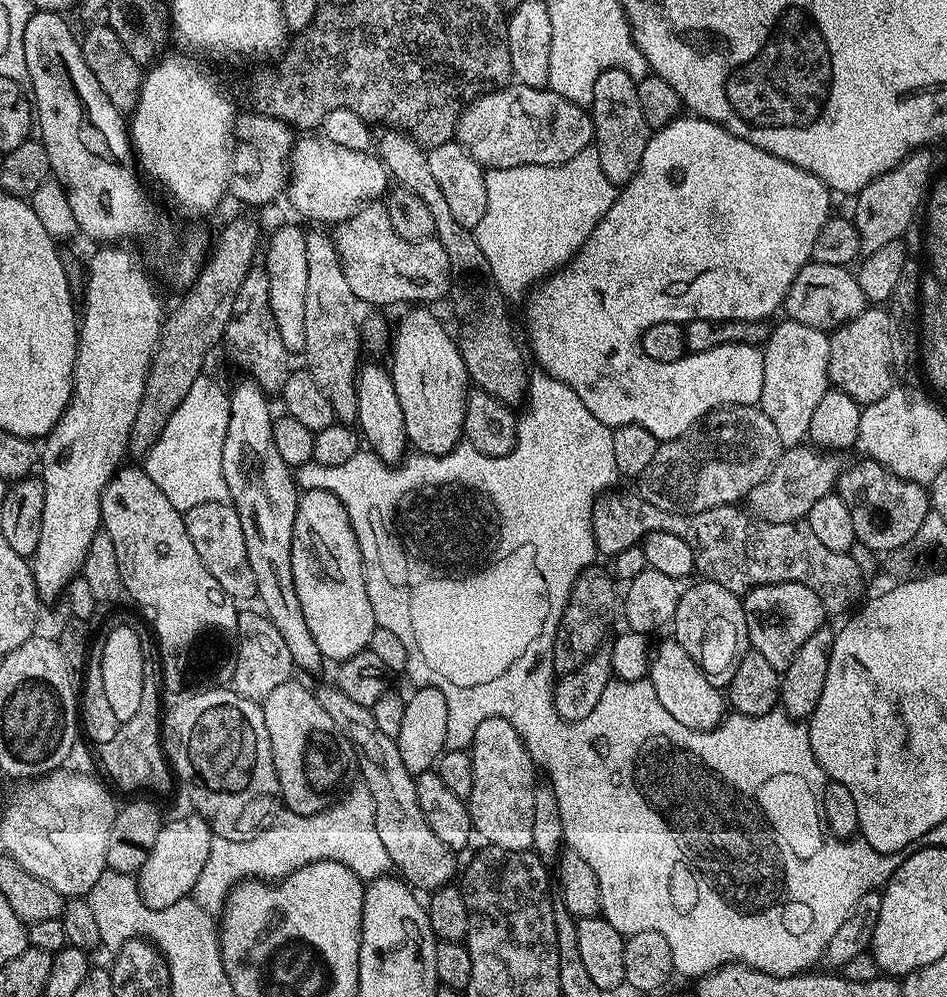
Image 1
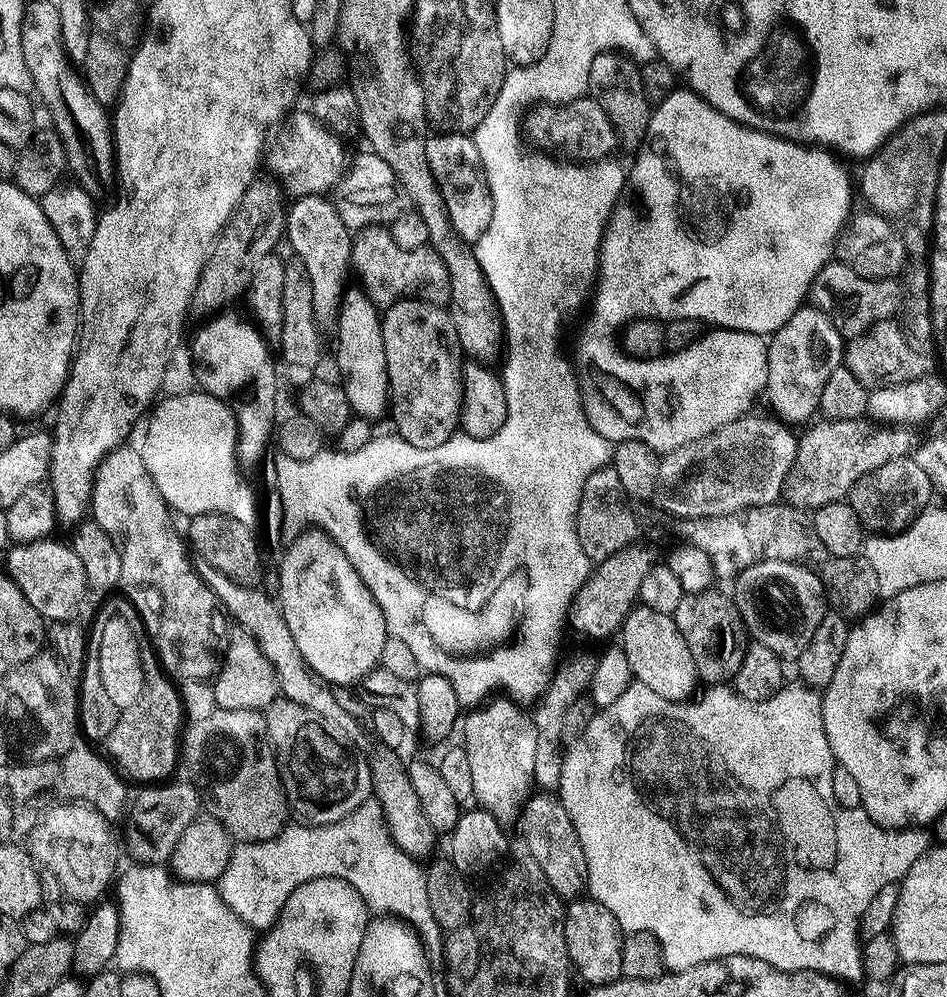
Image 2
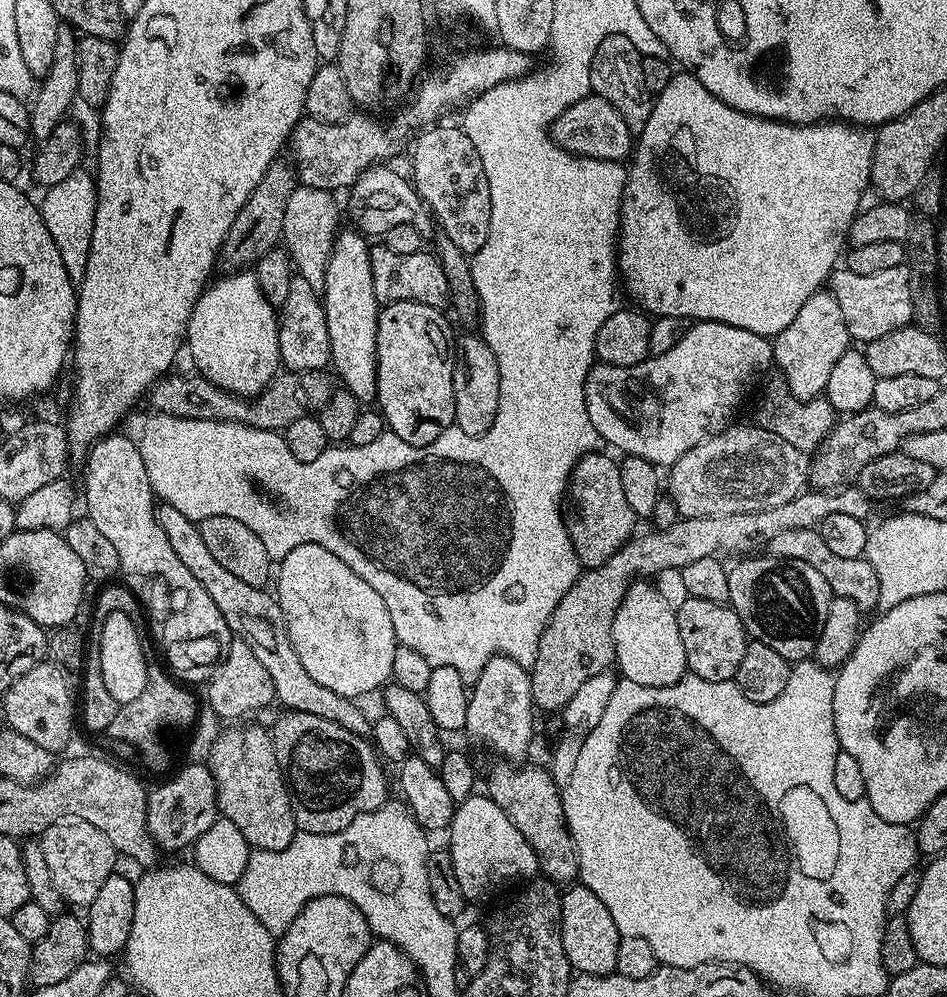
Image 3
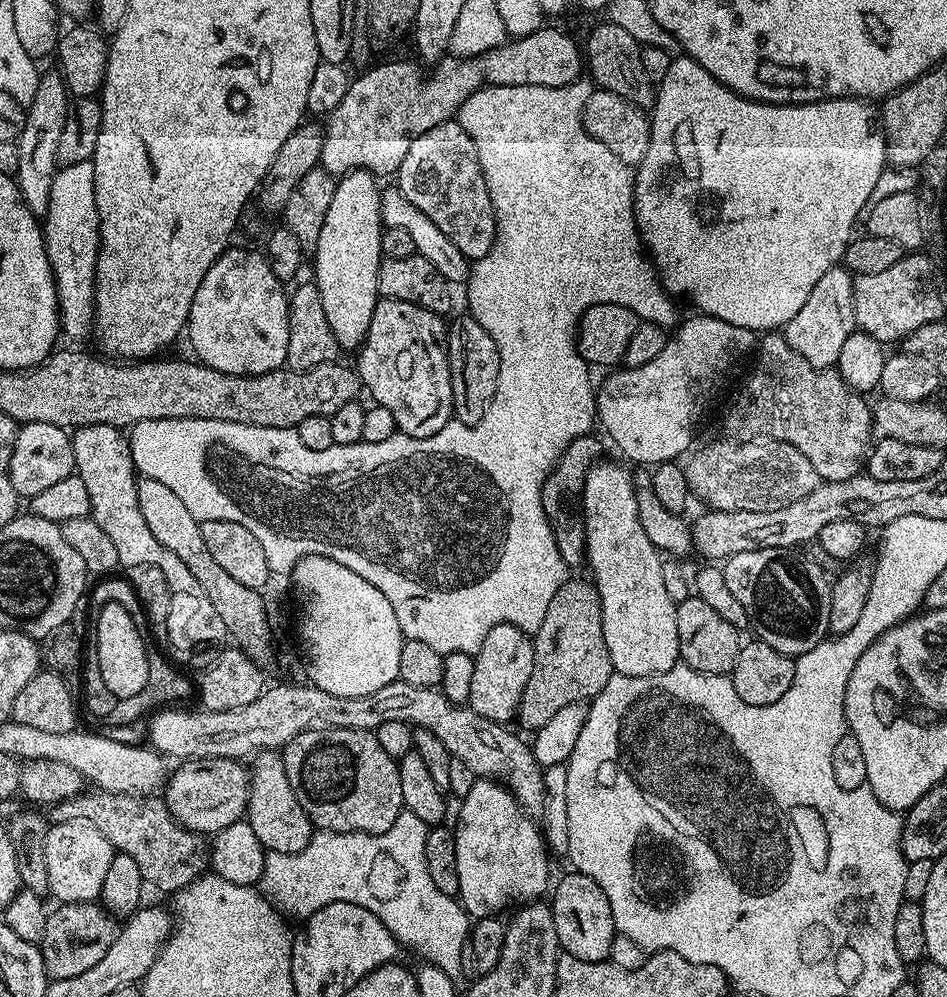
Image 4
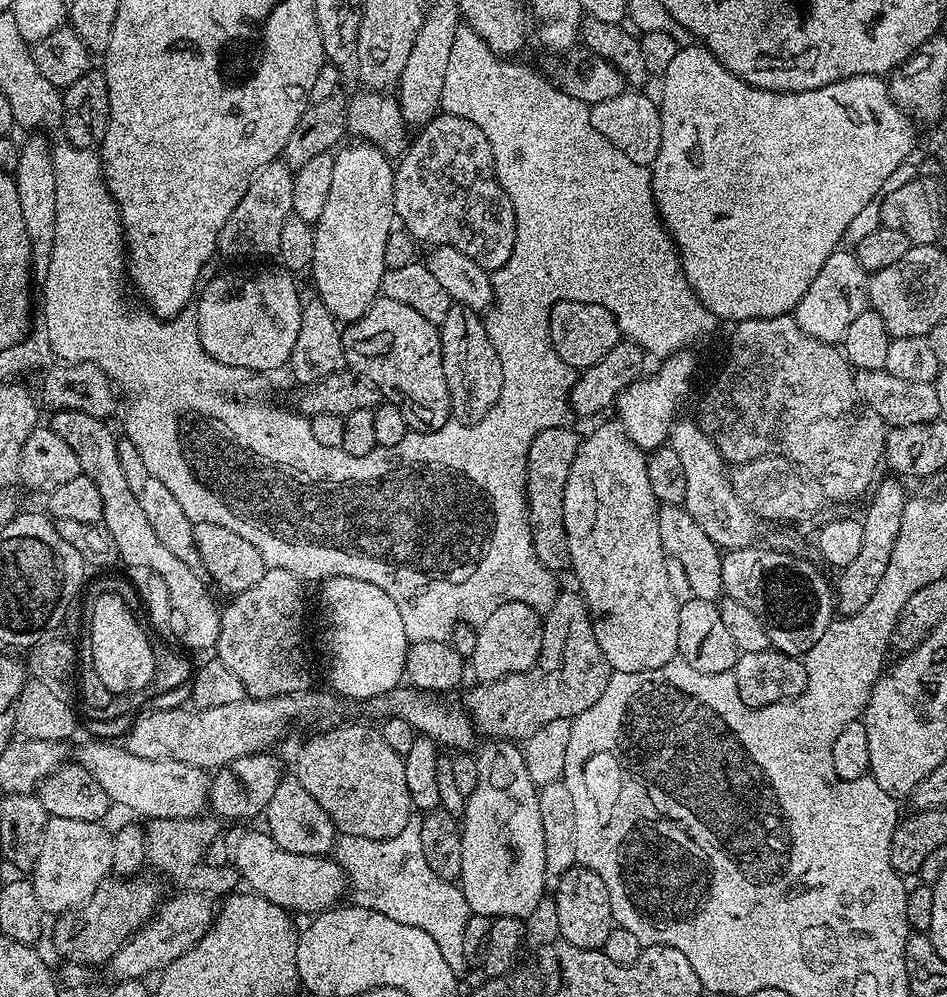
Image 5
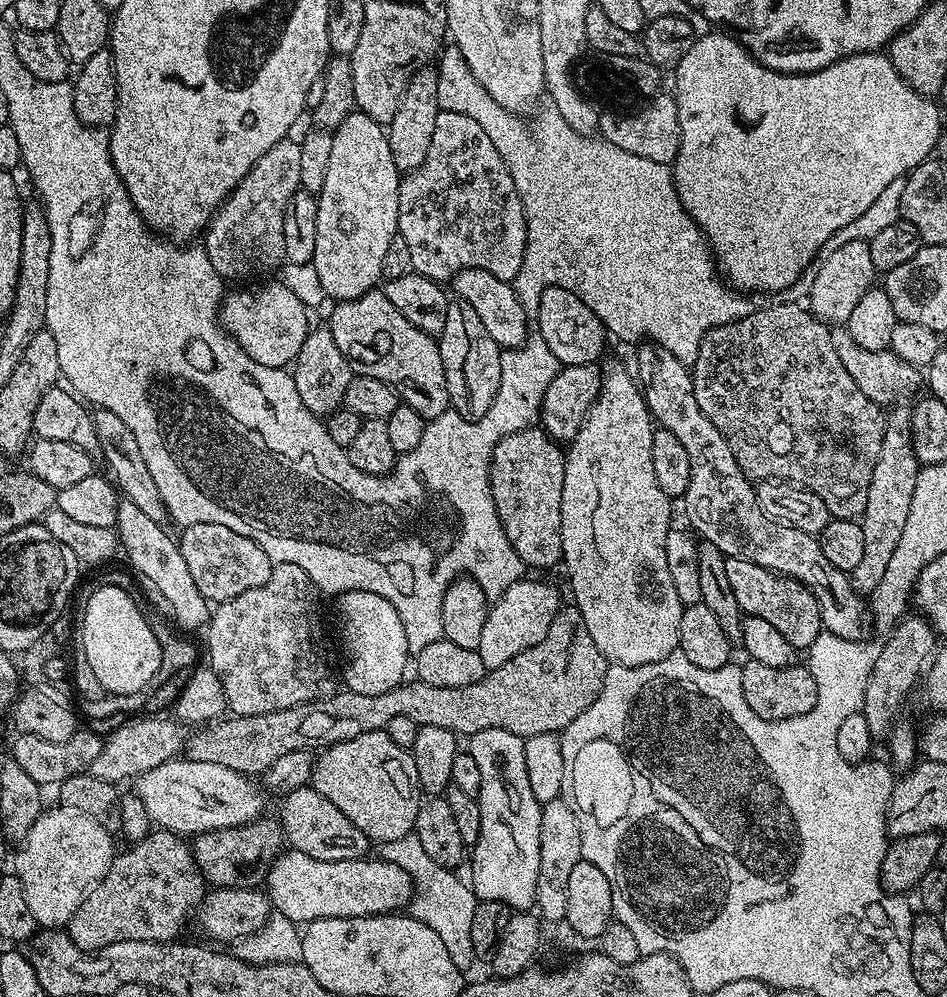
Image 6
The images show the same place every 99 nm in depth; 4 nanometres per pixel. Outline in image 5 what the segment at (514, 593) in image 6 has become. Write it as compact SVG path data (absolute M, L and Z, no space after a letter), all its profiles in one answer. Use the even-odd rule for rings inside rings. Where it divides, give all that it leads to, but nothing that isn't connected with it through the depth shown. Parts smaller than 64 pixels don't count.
M522 602L500 604L494 614L490 614L476 628L476 641L470 657L470 672L480 682L497 680L515 672L525 672L538 662L542 650L544 621L541 613L535 612Z

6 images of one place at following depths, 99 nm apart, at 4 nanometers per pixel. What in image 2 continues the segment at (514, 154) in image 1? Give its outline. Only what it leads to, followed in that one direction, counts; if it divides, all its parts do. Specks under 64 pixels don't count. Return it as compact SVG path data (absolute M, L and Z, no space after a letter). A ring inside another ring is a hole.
M590 99L537 103L533 107L536 109L528 116L527 143L529 140L533 149L544 154L555 154L568 162L591 162L611 157L612 147L618 144L616 132L599 99Z

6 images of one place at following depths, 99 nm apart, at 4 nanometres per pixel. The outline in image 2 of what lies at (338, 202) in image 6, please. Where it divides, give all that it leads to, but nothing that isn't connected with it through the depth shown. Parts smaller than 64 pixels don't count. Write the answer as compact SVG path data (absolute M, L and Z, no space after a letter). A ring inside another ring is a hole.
M352 286L340 303L340 317L336 320L336 364L340 367L339 383L344 389L353 413L365 422L377 422L389 415L390 393L386 370L386 346L382 342L377 305L359 287Z

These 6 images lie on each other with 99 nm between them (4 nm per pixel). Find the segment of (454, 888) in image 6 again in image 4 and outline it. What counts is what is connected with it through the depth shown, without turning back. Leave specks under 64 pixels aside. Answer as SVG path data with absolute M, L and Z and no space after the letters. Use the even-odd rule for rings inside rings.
M403 811L400 817L394 822L394 826L390 826L390 830L386 830L382 834L370 834L368 832L325 832L317 831L311 838L308 845L301 852L295 852L287 856L281 852L268 852L264 858L264 869L258 881L259 891L263 892L266 899L271 902L276 911L285 917L293 918L297 916L300 922L307 921L318 910L322 910L322 906L330 906L334 902L350 902L354 906L362 906L366 910L370 910L370 914L374 914L386 926L386 930L390 930L390 934L396 939L397 944L408 948L412 952L417 952L421 956L421 961L433 964L438 970L442 970L442 974L446 974L452 981L459 981L459 976L464 972L464 954L466 945L470 940L470 917L464 911L463 904L455 896L447 896L442 894L442 890L438 890L438 886L434 886L434 881L430 879L430 870L426 870L426 838L428 837L429 825L422 822L422 818L417 818L415 814Z

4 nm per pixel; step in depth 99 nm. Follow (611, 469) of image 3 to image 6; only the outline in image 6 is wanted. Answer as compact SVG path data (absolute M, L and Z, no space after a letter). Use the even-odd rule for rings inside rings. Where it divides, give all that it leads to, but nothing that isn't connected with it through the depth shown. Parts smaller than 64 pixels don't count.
M543 427L523 428L514 434L504 436L494 446L490 479L492 497L498 510L498 518L506 530L506 538L529 569L552 568L563 561L562 554L562 486L564 485L564 458L566 452L553 440Z

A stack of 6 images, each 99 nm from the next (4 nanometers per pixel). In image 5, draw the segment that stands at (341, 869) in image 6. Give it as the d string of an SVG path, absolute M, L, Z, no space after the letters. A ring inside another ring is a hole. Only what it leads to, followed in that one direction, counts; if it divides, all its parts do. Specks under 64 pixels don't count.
M267 831L246 833L234 844L231 853L241 881L256 895L288 909L289 913L319 914L333 907L343 892L345 895L346 874L335 859L327 855L290 854L290 850L282 850L277 846Z

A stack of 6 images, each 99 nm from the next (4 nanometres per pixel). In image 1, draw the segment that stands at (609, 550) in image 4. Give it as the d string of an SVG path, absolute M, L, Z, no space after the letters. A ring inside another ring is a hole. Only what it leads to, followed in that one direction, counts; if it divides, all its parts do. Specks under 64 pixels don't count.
M674 638L662 641L657 648L655 645L650 656L650 679L654 686L654 694L658 694L658 702L662 702L662 706L666 706L666 711L673 718L678 718L682 726L711 730L724 719L725 693L721 689L719 692L712 685L715 684L713 677L707 676Z

